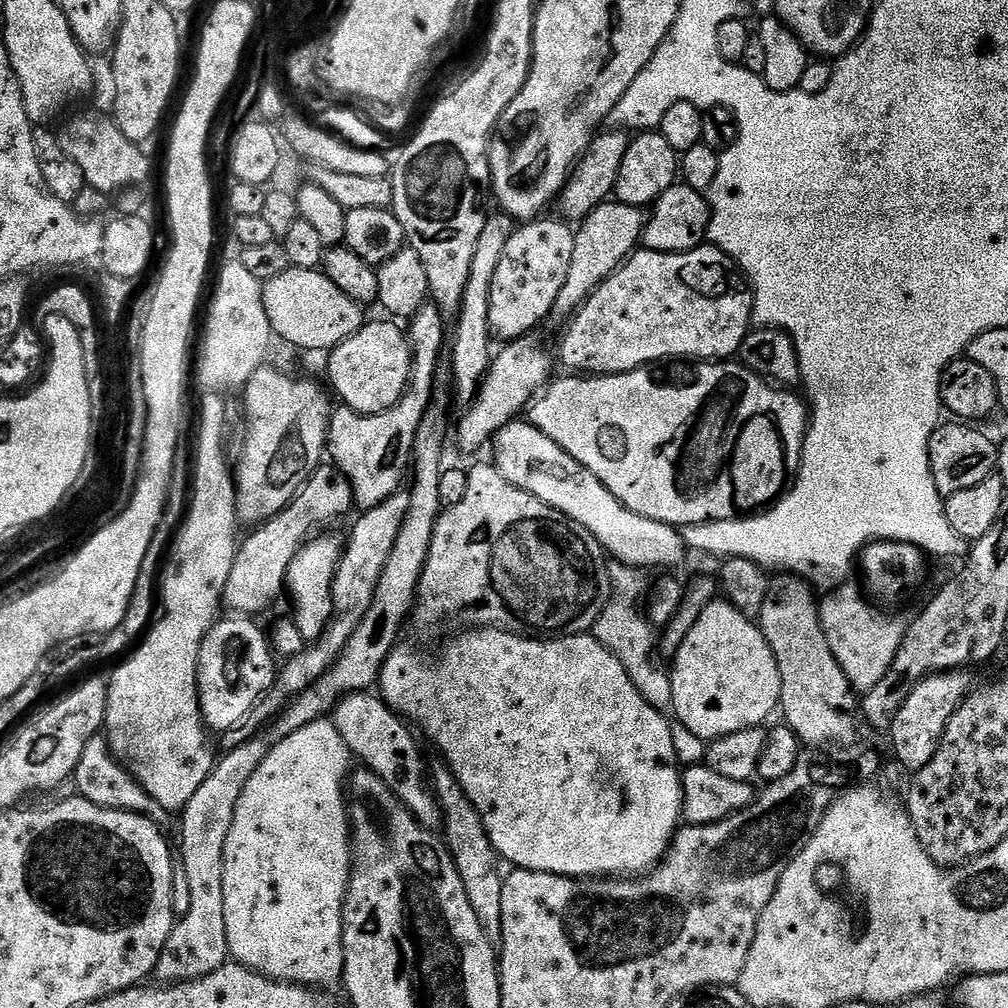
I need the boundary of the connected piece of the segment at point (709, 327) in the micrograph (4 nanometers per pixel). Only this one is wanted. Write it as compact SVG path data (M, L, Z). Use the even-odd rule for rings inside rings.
M701 246L695 248L695 250L692 252L649 252L647 250L637 250L633 252L632 255L629 256L628 259L625 260L619 268L617 268L614 274L610 274L610 278L606 278L605 280L603 280L603 282L598 285L598 287L596 287L596 289L594 289L594 291L591 292L590 295L588 295L588 300L584 303L584 307L578 309L578 311L576 311L575 316L571 317L571 319L567 321L566 327L568 327L568 329L566 329L565 332L562 333L560 336L560 356L558 352L558 360L559 363L561 360L561 362L564 363L566 367L568 367L565 369L568 370L583 370L585 373L595 374L598 376L617 376L619 372L632 372L635 370L635 368L652 366L655 365L657 362L672 362L675 361L677 358L687 358L689 361L692 362L724 362L727 361L729 358L735 357L737 353L739 353L740 347L742 346L742 342L748 337L748 333L753 327L752 289L748 281L744 279L740 269L736 267L736 263L732 261L731 258L729 258L727 254L723 252L723 250L721 250L721 248Z

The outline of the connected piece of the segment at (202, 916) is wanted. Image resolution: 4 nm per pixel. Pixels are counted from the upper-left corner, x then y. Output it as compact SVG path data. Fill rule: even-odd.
M441 362L437 365L436 374L432 378L432 394L428 408L422 414L422 422L418 422L418 434L414 434L410 467L412 488L410 487L408 492L410 504L404 515L402 530L398 530L394 550L390 550L390 558L386 558L386 566L382 570L382 578L378 578L378 590L374 594L374 600L370 602L370 608L366 610L362 622L358 622L354 634L350 634L350 642L346 642L342 654L332 663L328 673L295 697L287 705L286 710L281 711L280 715L267 725L266 730L253 736L251 740L242 742L242 746L227 749L217 759L206 782L198 786L194 798L190 798L184 811L179 813L178 868L179 871L180 868L184 871L184 884L188 887L188 909L181 920L179 917L173 923L170 938L166 938L166 946L162 946L162 954L158 958L154 973L157 985L185 984L191 980L206 978L206 974L214 974L214 970L229 963L226 902L222 899L224 847L230 834L230 826L234 822L238 798L242 798L242 790L246 790L246 782L254 778L254 770L264 761L266 754L270 754L270 750L278 746L278 742L302 730L302 726L310 726L310 722L325 719L351 692L369 691L379 681L386 658L392 653L393 648L397 647L399 640L396 639L400 636L400 627L416 603L416 592L420 588L420 579L430 552L434 526L442 511L438 498L438 482L442 482L442 474L446 467L444 447L447 446L448 440L450 444L448 407L451 404L454 404L452 365Z

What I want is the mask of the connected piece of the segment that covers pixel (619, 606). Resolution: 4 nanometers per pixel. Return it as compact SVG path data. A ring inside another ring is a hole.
M619 562L609 563L610 595L599 618L596 619L594 635L598 642L602 642L602 646L606 646L606 650L610 650L610 654L614 654L614 658L618 658L618 662L622 662L626 674L630 674L634 686L642 694L642 698L646 698L646 702L650 702L650 706L654 706L654 710L658 710L658 714L672 718L676 715L672 681L669 673L665 669L663 672L656 665L658 636L645 609L643 607L640 609L640 603L643 600L643 604L645 603L650 592L650 582L648 586L648 580L644 576L647 575L633 565Z

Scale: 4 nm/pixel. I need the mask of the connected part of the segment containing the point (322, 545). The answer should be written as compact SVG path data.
M316 534L305 542L290 562L288 567L288 578L286 581L287 599L292 599L292 612L290 618L298 626L298 631L306 642L315 642L320 637L328 621L332 618L332 583L336 577L336 571L340 565L340 555L344 552L345 537L324 536L328 534Z

